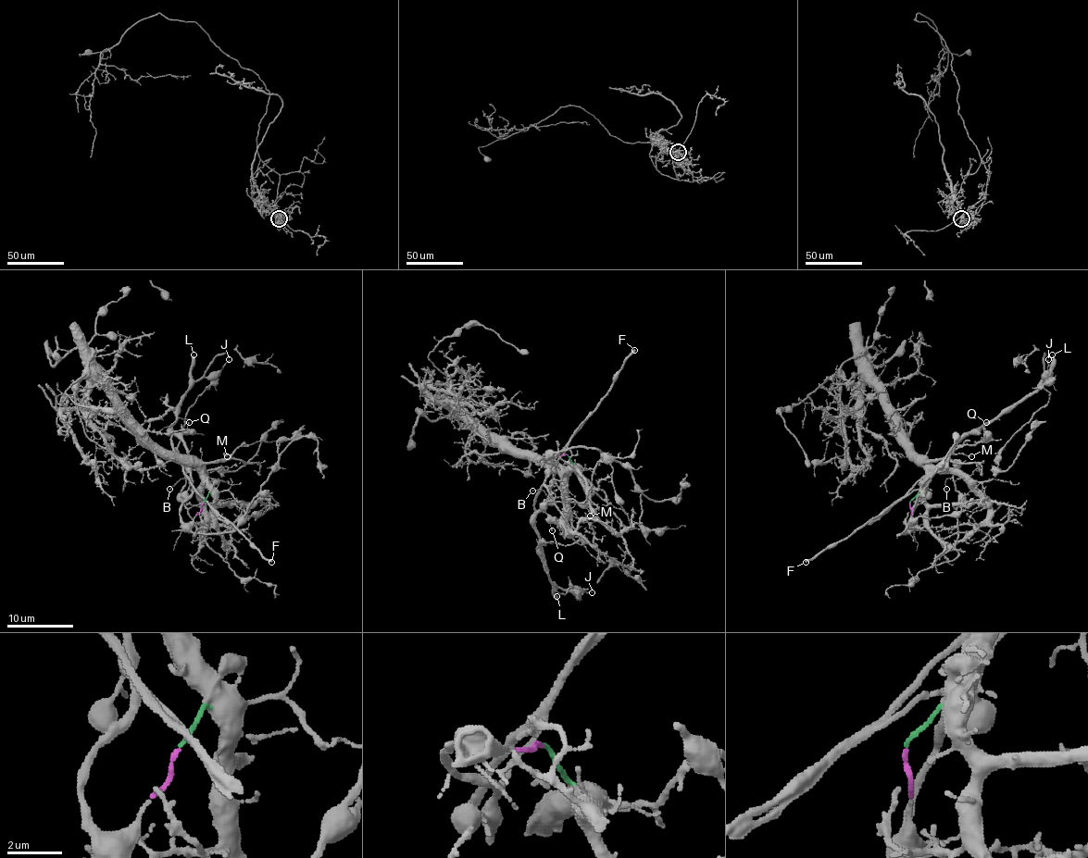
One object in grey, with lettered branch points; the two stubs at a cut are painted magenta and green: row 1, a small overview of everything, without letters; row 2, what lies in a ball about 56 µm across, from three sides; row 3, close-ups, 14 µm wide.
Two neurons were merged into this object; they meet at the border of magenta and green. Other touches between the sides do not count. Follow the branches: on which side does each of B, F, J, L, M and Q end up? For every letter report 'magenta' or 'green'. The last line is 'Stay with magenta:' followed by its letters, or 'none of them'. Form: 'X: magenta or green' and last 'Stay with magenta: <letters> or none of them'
B: magenta
F: magenta
J: magenta
L: magenta
M: green
Q: magenta
Stay with magenta: B, F, J, L, Q

